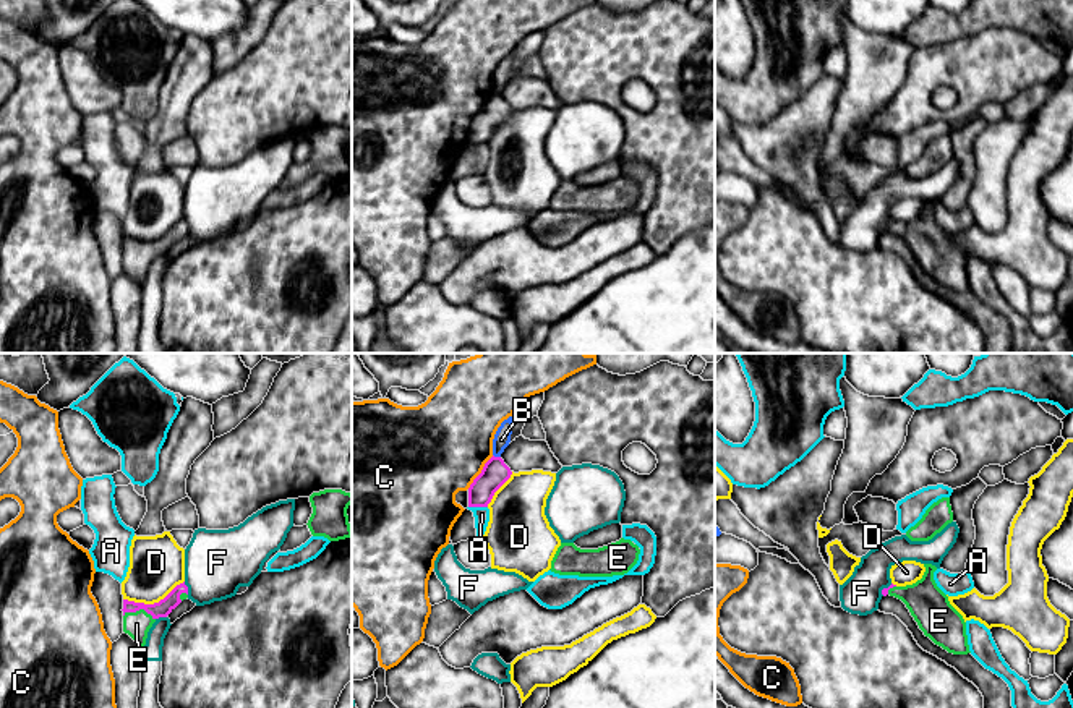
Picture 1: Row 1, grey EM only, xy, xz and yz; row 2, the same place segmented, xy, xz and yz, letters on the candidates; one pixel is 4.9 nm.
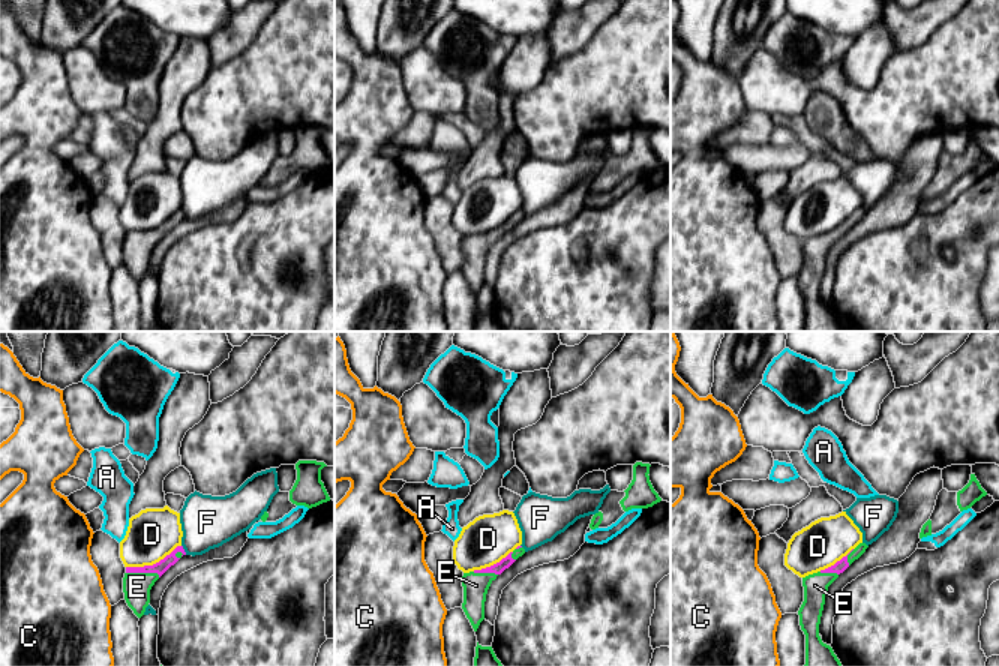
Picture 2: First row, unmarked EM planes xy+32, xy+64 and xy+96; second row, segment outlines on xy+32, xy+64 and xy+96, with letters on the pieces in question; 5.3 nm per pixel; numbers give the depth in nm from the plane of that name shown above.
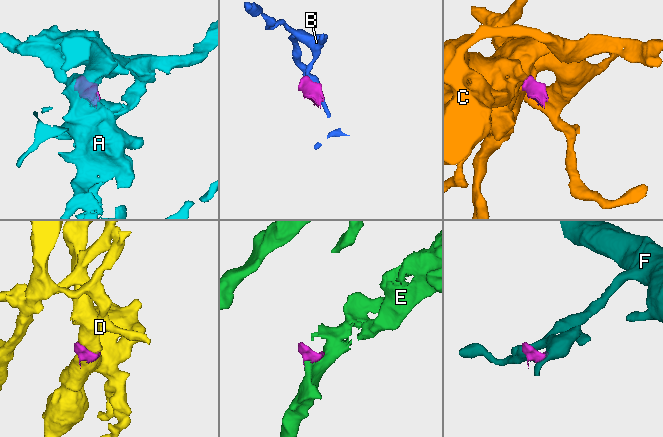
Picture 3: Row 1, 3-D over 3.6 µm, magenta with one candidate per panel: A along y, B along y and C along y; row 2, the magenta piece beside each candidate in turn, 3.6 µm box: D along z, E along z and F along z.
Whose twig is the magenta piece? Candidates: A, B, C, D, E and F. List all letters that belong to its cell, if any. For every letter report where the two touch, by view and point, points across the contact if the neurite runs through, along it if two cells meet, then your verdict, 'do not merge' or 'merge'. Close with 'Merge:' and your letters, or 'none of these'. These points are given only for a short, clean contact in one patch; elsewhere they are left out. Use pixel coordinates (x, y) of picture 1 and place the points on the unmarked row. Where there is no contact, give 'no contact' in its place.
A: meets magenta in xz at (478, 143); border along xz (469, 143), (487, 145); do not merge
B: meets magenta in xz at (496, 94); border along xz (493, 91), (500, 94); do not merge
C: meets magenta in xz at (482, 109); border along xz (493, 93), (467, 125); do not merge
D: meets magenta in xy at (154, 240); do not merge
E: meets magenta in xy at (140, 245); runs through xy (172, 237), (161, 247), (140, 245), (136, 261); merge
F: meets magenta in xy at (187, 226); border along xy (183, 219), (188, 230); do not merge
Merge: E

